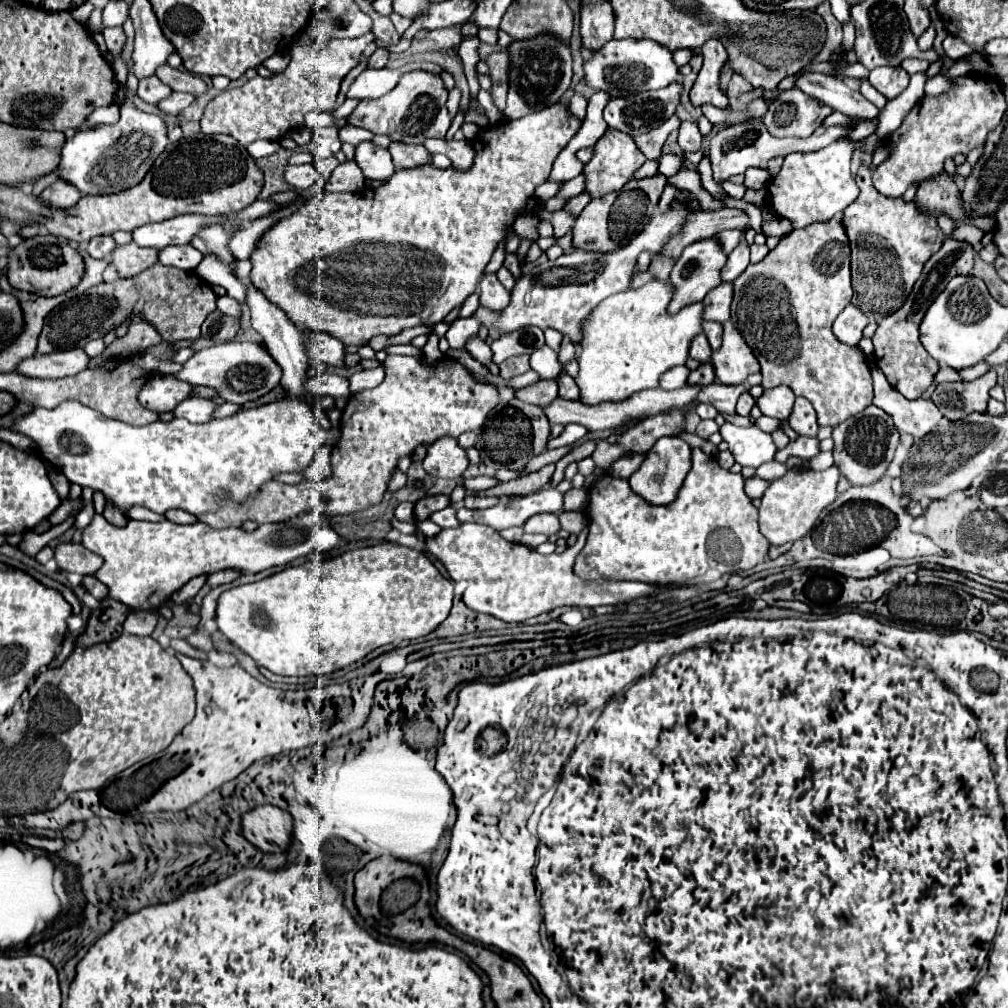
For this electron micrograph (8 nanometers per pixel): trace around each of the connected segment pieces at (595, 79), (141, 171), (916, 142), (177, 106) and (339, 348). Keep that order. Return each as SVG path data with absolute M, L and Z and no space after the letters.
M611 39L583 63L585 83L591 89L607 91L611 97L625 97L647 89L667 87L671 81L679 81L679 67L673 63L671 51L649 39Z
M131 97L121 103L121 119L115 125L99 125L95 129L77 131L61 151L57 165L59 179L77 187L83 195L107 195L125 191L145 177L155 159L167 147L167 125L159 115L135 109Z
M973 75L957 77L955 87L939 97L923 97L909 111L903 125L891 135L893 153L873 171L873 185L879 193L887 197L901 197L911 183L921 183L939 171L943 171L943 161L955 157L957 153L969 153L973 147L983 147L987 133L991 133L1003 113L1005 97L1001 85L995 81L983 81Z
M173 91L173 93L171 93L171 97L167 97L165 101L161 101L161 103L159 103L159 109L163 109L165 113L171 113L171 115L177 115L177 113L181 113L185 107L189 107L195 99L197 99L195 95Z
M305 331L307 339L311 339L309 351L315 359L319 359L325 365L333 367L345 367L345 345L329 335L319 335L313 331Z

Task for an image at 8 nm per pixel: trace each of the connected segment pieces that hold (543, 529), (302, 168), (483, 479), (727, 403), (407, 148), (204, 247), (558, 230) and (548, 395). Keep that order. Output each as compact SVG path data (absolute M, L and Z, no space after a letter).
M541 513L541 515L533 515L525 525L523 525L525 533L545 533L545 535L553 535L559 531L559 519L557 513Z
M313 163L305 165L287 165L285 167L285 181L293 189L309 189L319 179L319 173Z
M481 475L481 477L473 477L473 479L465 479L463 481L463 487L469 489L469 491L483 491L483 489L489 489L493 485L497 485L499 481L489 477L489 475Z
M711 383L701 389L701 395L697 397L697 403L711 403L719 413L735 413L735 405L741 393L745 393L745 385L723 385L723 383Z
M391 143L389 153L393 155L395 169L409 169L409 167L421 167L425 163L431 163L431 153L423 145Z
M203 227L197 233L197 239L191 239L191 245L195 249L199 249L203 255L211 255L213 253L213 255L221 257L223 261L227 261L233 267L235 265L235 257L229 253L227 241L229 241L229 235L225 233L223 227Z
M545 211L543 215L541 215L541 219L547 219L551 225L553 225L553 235L559 239L559 237L563 237L563 235L567 235L569 231L571 231L571 227L573 227L573 223L575 223L575 219L573 219L573 215L569 213L569 211L557 211L557 213L549 213L549 211Z
M553 379L551 381L539 381L535 385L529 385L529 387L515 391L517 399L521 399L525 403L539 405L539 407L549 405L555 399L555 395L557 395L557 383Z

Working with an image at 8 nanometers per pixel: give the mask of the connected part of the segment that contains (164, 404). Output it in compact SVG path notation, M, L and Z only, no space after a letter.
M153 375L149 377L149 383L139 391L139 403L155 413L167 413L173 411L183 399L191 395L191 385L183 383L179 379L173 379L173 375Z

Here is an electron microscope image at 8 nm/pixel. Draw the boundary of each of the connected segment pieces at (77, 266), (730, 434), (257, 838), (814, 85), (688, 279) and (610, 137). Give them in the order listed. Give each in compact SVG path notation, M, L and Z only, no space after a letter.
M49 233L35 235L31 239L23 239L17 247L13 247L7 255L7 281L11 287L27 293L35 293L41 297L55 297L69 289L73 289L83 275L83 259L75 249L67 243L57 241Z
M725 423L719 433L723 435L723 441L729 445L729 451L733 453L735 461L743 467L759 467L775 457L775 443L769 433L761 431L759 427L735 427L731 423Z
M259 805L243 815L243 835L261 851L285 851L293 833L293 817L275 807Z
M803 69L795 81L795 87L825 105L831 105L849 119L857 119L857 123L871 121L879 115L879 109L873 103L869 103L859 91L851 91L839 77Z
M717 237L703 239L703 241L697 241L693 245L685 247L681 259L673 265L673 271L669 275L669 283L673 285L673 299L667 307L667 311L673 315L675 311L681 311L685 305L703 301L703 297L711 289L721 285L721 269L725 265L725 261L727 261L727 255L721 251L721 245L717 243Z
M607 129L605 135L595 145L595 157L583 169L583 175L587 177L587 191L593 197L601 197L609 191L617 191L633 177L633 173L643 163L645 163L645 155L639 151L639 147L635 145L635 141L629 135L619 133L615 129Z

